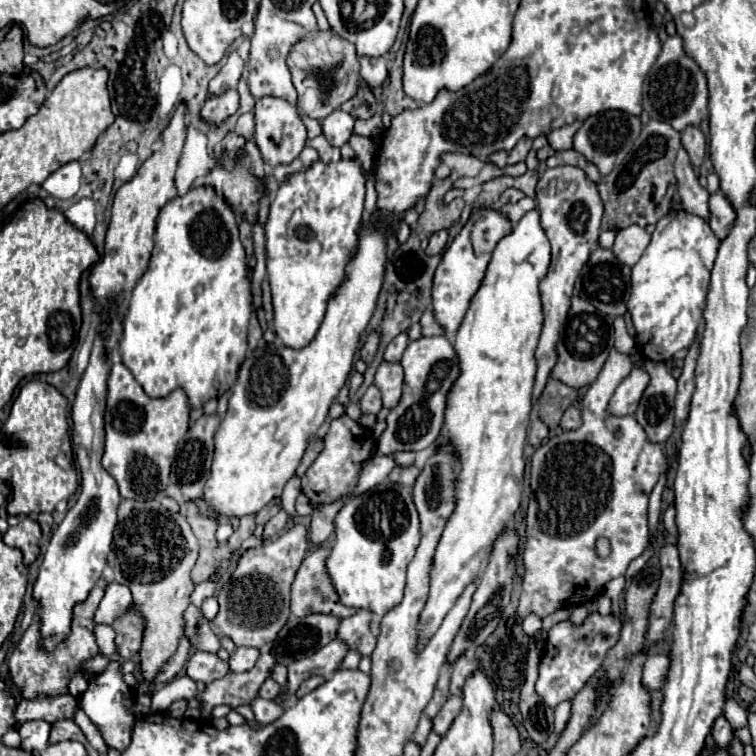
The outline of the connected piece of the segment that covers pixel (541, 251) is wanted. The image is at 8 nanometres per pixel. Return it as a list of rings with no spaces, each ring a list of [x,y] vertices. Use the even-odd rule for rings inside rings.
[[[538,209],[528,211],[514,227],[508,237],[502,237],[492,253],[484,281],[470,301],[470,307],[456,331],[454,349],[460,359],[460,377],[456,379],[444,415],[442,435],[436,443],[454,441],[456,451],[462,461],[462,471],[458,475],[458,501],[456,509],[446,523],[442,539],[438,543],[432,573],[430,573],[430,597],[420,615],[420,647],[422,649],[434,631],[440,627],[446,613],[452,609],[460,593],[470,581],[476,581],[484,559],[498,533],[512,521],[520,505],[520,485],[524,477],[522,447],[526,439],[526,429],[532,411],[532,385],[536,375],[534,349],[538,345],[542,329],[542,307],[540,307],[540,281],[548,273],[550,265],[550,245],[544,229],[540,227]]]

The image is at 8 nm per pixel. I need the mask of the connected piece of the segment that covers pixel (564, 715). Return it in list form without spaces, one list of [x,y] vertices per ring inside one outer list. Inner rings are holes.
[[[570,701],[560,703],[560,705],[554,709],[554,715],[556,715],[556,729],[554,729],[554,733],[560,735],[560,733],[566,729],[568,721],[570,721]]]

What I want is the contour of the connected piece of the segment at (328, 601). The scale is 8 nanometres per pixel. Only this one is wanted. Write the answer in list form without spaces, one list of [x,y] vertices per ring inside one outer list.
[[[318,547],[302,561],[292,583],[292,615],[306,617],[310,613],[326,613],[344,619],[356,613],[356,609],[350,609],[338,601],[338,595],[332,589],[330,577],[324,569],[326,555],[328,547]]]

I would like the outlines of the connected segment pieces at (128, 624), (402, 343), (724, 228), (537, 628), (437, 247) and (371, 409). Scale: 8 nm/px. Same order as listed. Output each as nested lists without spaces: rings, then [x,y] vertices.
[[[130,607],[130,611],[126,615],[122,615],[120,619],[114,621],[114,631],[116,631],[116,645],[118,645],[118,653],[124,659],[130,659],[134,653],[138,653],[140,643],[142,643],[142,629],[144,623],[142,619],[136,615],[136,611]]]
[[[400,333],[400,335],[386,347],[384,359],[386,359],[386,361],[400,361],[406,347],[408,347],[408,335],[406,335],[406,333]]]
[[[718,191],[716,195],[710,197],[710,213],[712,213],[710,227],[716,233],[716,237],[722,241],[732,231],[732,225],[736,221],[736,211],[732,209],[732,205],[724,197],[724,193]]]
[[[530,613],[530,615],[524,619],[522,625],[524,625],[526,635],[536,635],[536,633],[542,631],[542,619],[536,617],[536,613]]]
[[[438,231],[438,233],[434,233],[434,235],[430,237],[430,243],[428,243],[428,247],[426,247],[426,253],[428,253],[428,255],[438,255],[438,253],[442,253],[444,247],[446,247],[446,241],[448,241],[448,231]]]
[[[376,385],[368,387],[368,391],[360,399],[360,409],[362,409],[362,413],[374,413],[374,415],[380,413],[380,409],[382,409],[382,395],[376,389]]]

